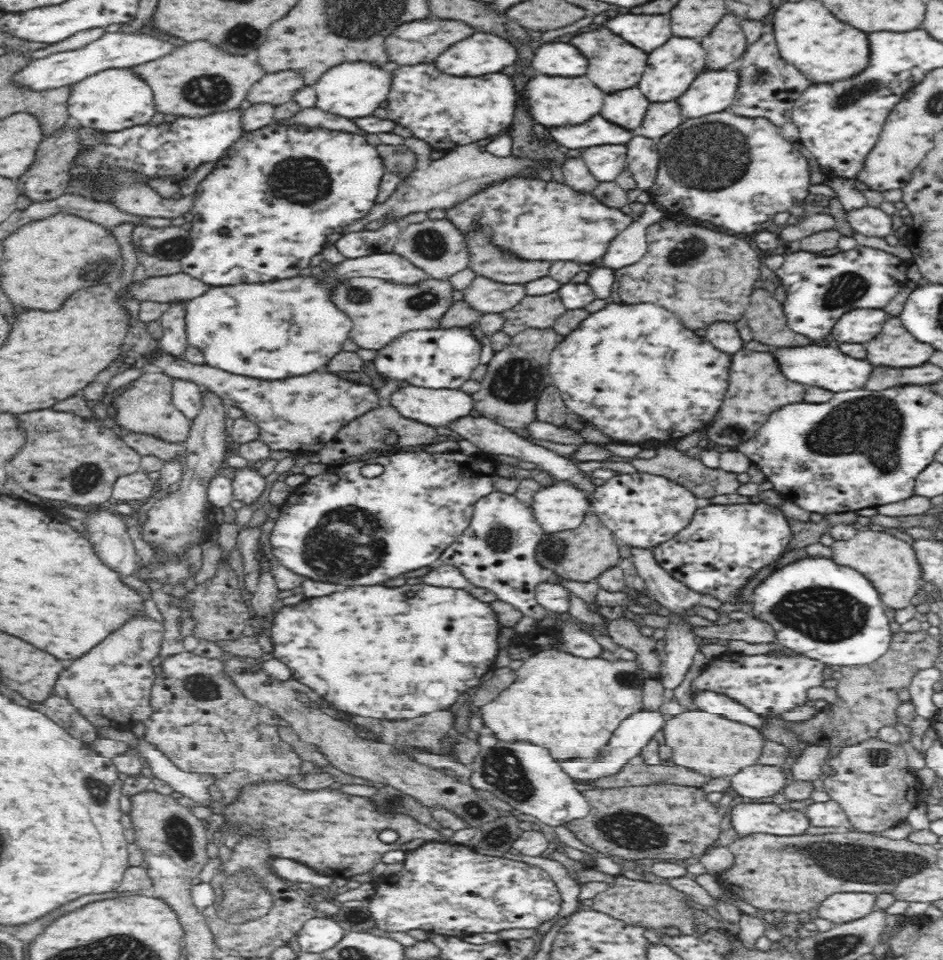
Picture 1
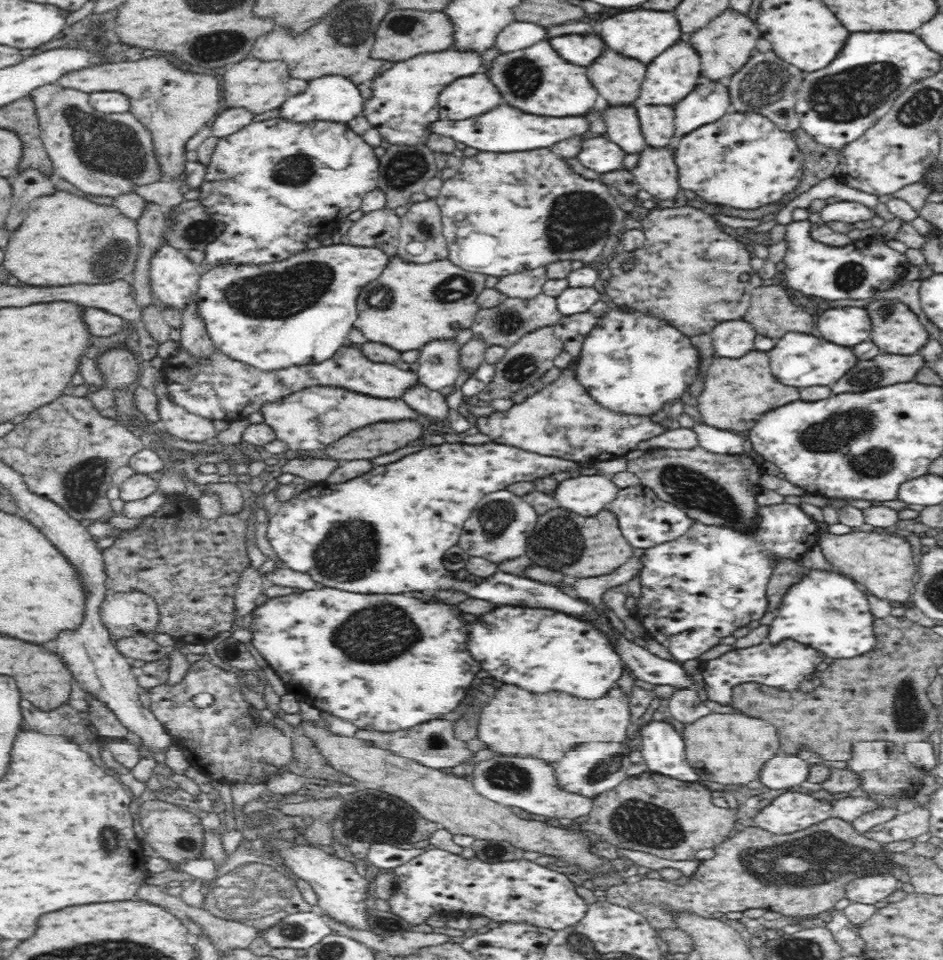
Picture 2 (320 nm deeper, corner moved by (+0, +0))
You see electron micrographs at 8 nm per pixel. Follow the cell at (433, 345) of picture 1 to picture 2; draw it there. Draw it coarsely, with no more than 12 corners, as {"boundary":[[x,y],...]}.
{"boundary":[[454,339],[428,341],[426,386],[440,391],[460,374]]}

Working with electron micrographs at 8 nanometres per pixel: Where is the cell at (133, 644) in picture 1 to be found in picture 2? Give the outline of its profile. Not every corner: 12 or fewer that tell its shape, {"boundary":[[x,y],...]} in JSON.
{"boundary":[[141,590],[108,592],[100,617],[113,640],[152,636],[159,620]]}

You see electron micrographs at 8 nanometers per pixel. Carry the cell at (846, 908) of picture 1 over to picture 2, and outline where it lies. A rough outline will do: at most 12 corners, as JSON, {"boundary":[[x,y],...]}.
{"boundary":[[897,874],[857,877],[851,902],[876,905],[900,888]]}

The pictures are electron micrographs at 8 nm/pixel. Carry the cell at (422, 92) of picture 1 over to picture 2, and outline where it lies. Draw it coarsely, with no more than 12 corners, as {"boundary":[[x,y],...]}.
{"boundary":[[486,72],[440,94],[439,120],[466,120],[502,98]]}

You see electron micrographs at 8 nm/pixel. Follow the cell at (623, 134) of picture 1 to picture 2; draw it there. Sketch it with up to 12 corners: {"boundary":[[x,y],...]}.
{"boundary":[[500,106],[431,131],[479,152],[550,148],[588,130],[582,116]]}

